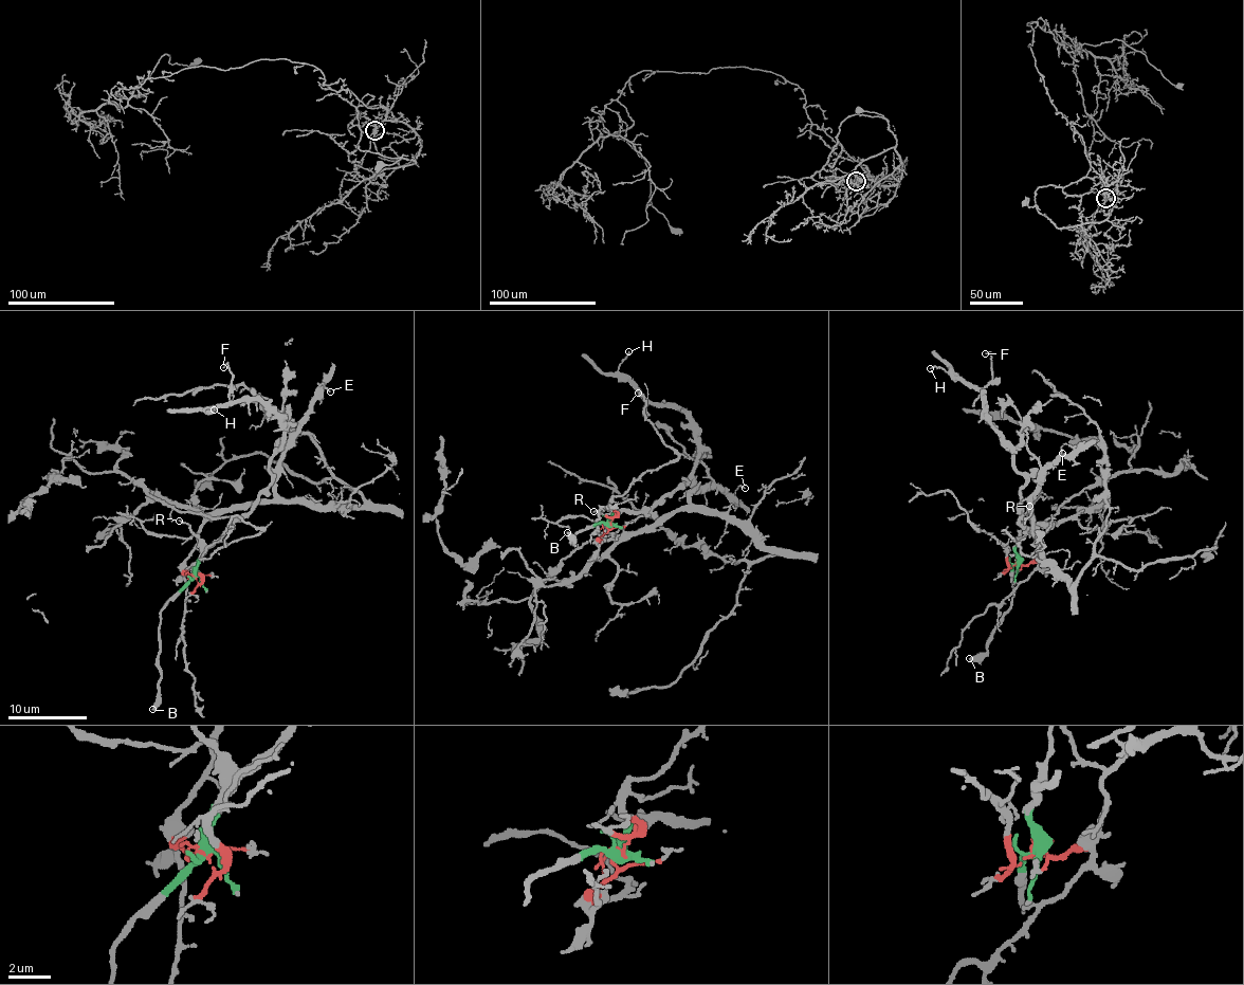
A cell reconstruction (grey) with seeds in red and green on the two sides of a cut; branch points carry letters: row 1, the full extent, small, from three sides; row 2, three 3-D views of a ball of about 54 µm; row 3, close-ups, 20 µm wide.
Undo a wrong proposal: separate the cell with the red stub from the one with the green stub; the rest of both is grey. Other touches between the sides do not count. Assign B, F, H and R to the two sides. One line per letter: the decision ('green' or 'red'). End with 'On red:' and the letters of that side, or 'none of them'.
B: green
F: green
H: green
R: green
On red: none of them

